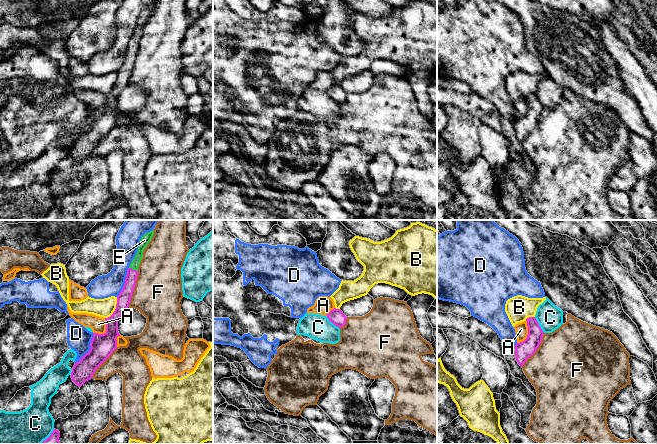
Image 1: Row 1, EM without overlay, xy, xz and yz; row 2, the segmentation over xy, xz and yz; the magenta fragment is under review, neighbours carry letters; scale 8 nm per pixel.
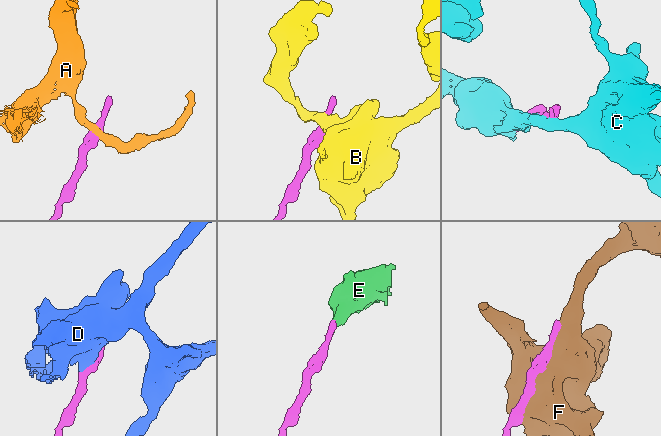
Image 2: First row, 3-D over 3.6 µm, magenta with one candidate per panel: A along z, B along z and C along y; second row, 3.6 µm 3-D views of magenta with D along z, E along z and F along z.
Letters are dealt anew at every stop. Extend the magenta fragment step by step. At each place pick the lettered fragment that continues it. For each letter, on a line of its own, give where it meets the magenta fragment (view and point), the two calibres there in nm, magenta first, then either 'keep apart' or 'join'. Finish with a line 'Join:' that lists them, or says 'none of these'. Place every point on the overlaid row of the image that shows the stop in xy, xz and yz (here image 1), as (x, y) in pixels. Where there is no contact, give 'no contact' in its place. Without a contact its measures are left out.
A: yz (528, 333) | 140/110 nm | keep apart
B: xy (115, 309) | 120/150 nm | keep apart
C: xz (332, 322) | 120/200 nm | keep apart
D: xy (90, 349) | 190/190 nm | keep apart
E: xy (132, 269) | 110/70 nm | join
F: xy (133, 289) | 110/380 nm | keep apart
Join: E

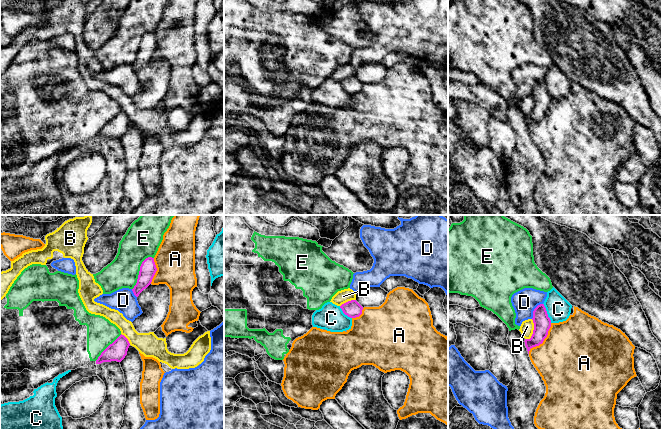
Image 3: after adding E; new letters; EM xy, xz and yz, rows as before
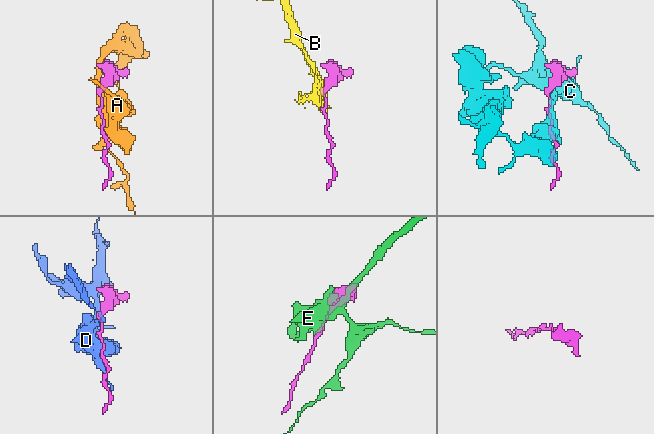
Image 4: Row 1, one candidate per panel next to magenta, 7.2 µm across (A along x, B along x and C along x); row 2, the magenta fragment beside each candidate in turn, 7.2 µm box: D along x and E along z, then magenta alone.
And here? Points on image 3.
A: yz (543, 340) | 140/500 nm | keep apart
B: yz (533, 331) | 140/110 nm | keep apart
C: yz (546, 313) | 140/190 nm | keep apart
D: yz (534, 310) | 140/200 nm | keep apart
E: xy (140, 270) | 130/280 nm | keep apart
Join: none of these

